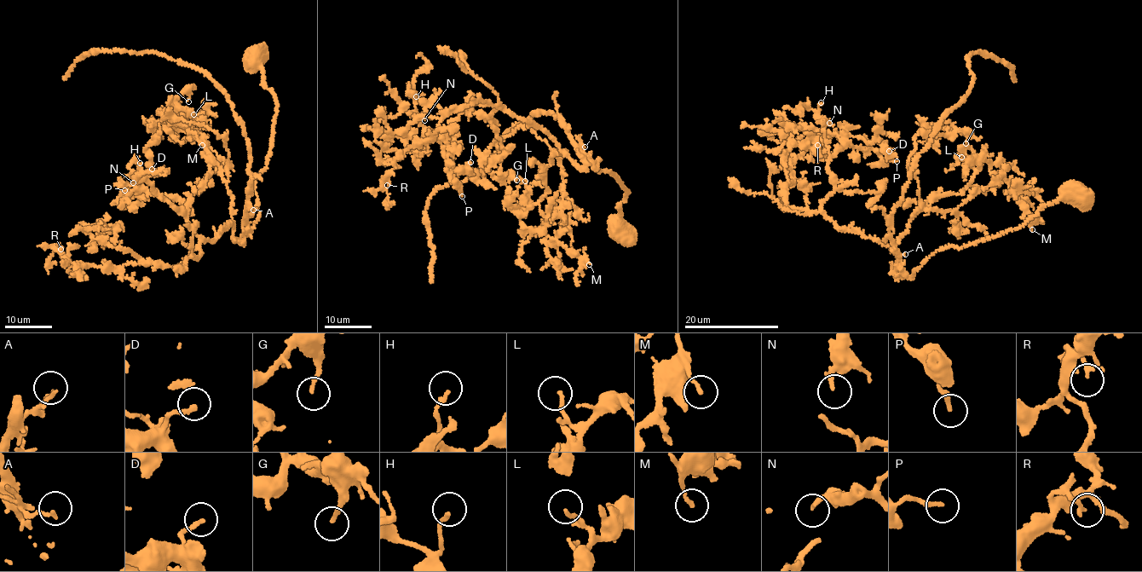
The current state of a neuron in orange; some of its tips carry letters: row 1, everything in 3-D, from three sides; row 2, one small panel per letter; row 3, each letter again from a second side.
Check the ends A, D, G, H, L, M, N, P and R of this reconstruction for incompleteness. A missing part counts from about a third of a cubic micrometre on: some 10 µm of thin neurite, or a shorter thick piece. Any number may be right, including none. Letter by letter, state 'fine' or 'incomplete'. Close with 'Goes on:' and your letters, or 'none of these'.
A: fine
D: fine
G: fine
H: fine
L: fine
M: fine
N: fine
P: fine
R: fine
Goes on: none of these

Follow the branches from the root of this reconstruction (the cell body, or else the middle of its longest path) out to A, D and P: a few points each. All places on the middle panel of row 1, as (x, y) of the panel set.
A: (618, 232), (619, 205), (628, 191), (615, 174), (597, 170), (601, 160), (595, 167), (577, 150), (585, 147)
D: (618, 232), (617, 176), (502, 109), (440, 134), (448, 164), (470, 162)
P: (618, 232), (628, 191), (617, 176), (585, 155), (576, 166), (502, 109), (468, 110), (443, 134), (462, 196)

